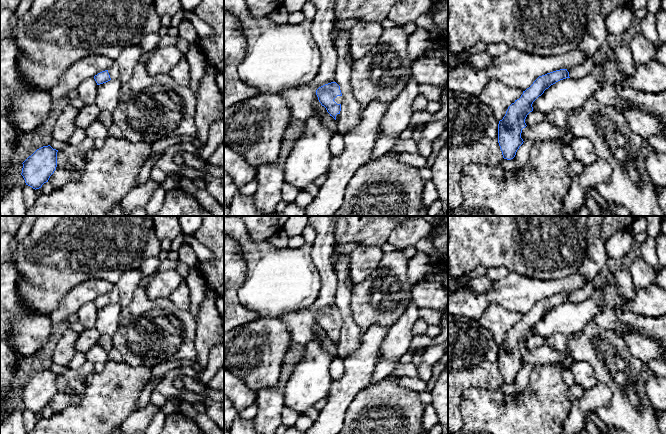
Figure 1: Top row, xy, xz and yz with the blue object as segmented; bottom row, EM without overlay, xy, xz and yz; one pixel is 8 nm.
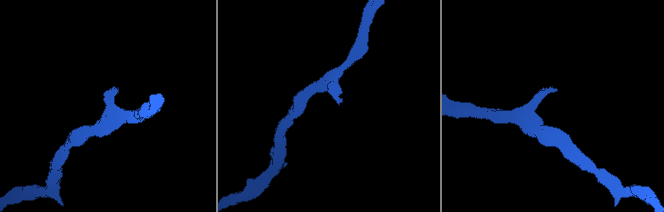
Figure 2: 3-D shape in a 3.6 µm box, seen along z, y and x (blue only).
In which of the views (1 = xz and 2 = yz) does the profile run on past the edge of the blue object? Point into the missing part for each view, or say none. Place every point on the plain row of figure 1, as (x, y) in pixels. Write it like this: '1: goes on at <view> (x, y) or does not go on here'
1: goes on at xz (338, 323)
2: does not go on here

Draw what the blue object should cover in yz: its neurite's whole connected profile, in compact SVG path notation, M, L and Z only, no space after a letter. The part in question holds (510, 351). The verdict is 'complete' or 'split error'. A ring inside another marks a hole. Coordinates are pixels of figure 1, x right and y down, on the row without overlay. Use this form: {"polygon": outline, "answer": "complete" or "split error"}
{"polygon": "M567 293L539 300L529 312L523 315L521 321L508 331L505 340L498 348L498 367L504 383L513 383L523 368L521 357L527 350L525 347L527 339L533 335L533 326L551 309L566 302L570 302Z", "answer": "complete"}

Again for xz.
{"polygon": "M336 306L325 308L316 314L316 319L330 340L337 344L340 340L343 325L340 310Z", "answer": "split error"}

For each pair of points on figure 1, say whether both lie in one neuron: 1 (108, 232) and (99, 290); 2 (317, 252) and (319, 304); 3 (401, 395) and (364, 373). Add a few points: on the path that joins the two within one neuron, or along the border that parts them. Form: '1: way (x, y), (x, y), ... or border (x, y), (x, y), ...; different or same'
1: border (78, 283), (88, 279), (106, 279), (114, 285); different
2: way (324, 265), (326, 269), (326, 291); same
3: border (371, 383), (353, 398); different

